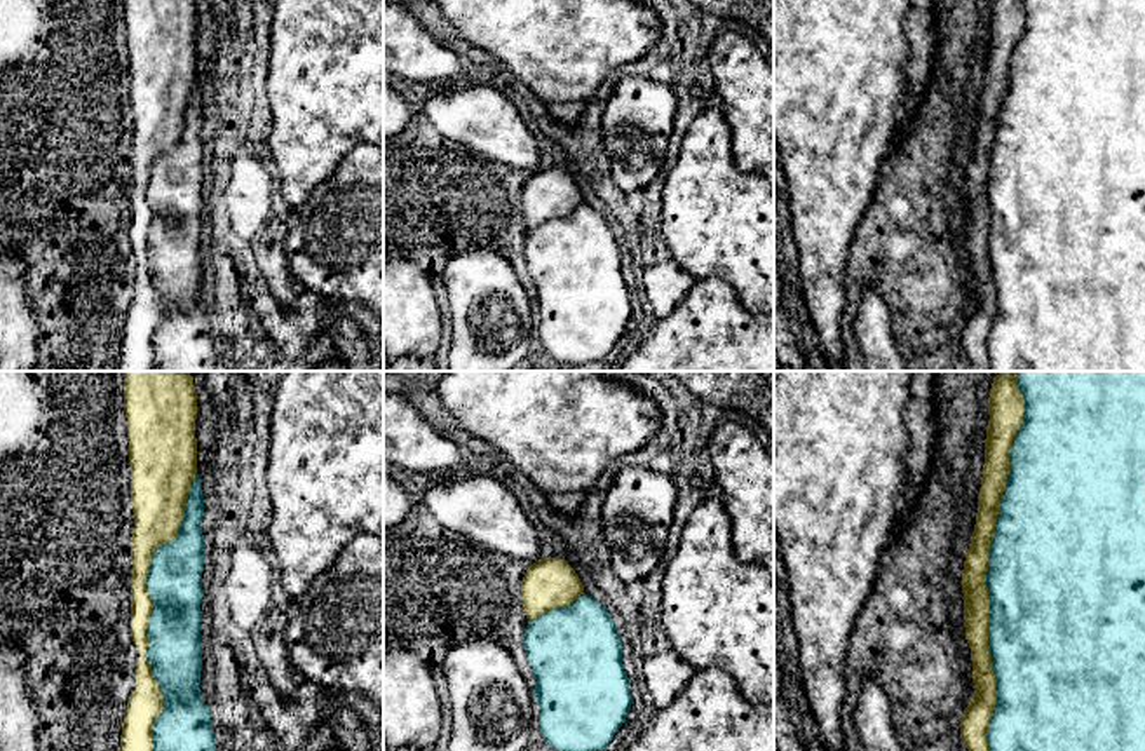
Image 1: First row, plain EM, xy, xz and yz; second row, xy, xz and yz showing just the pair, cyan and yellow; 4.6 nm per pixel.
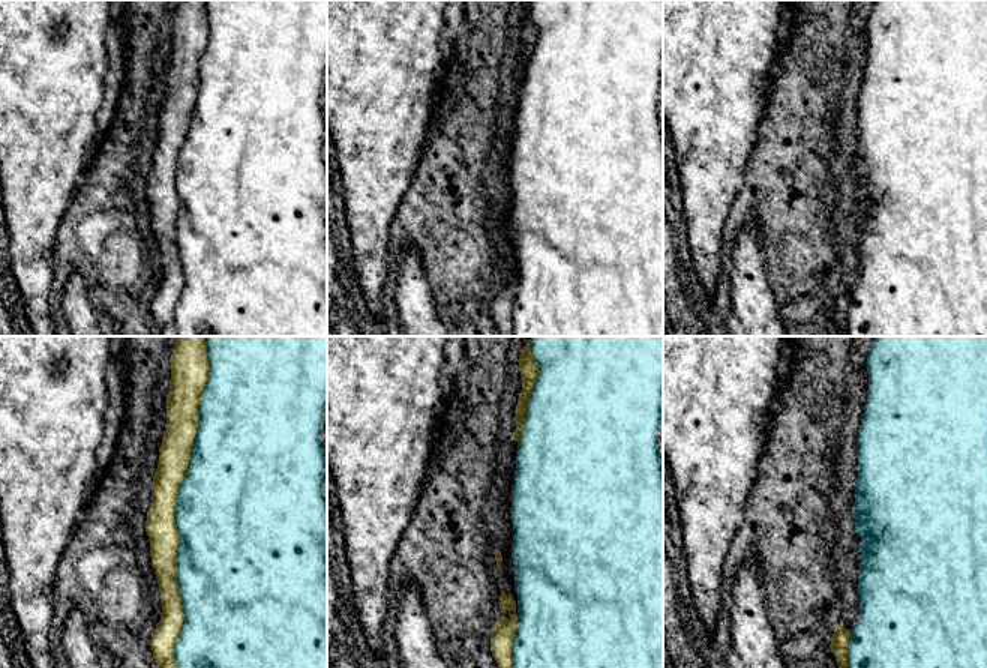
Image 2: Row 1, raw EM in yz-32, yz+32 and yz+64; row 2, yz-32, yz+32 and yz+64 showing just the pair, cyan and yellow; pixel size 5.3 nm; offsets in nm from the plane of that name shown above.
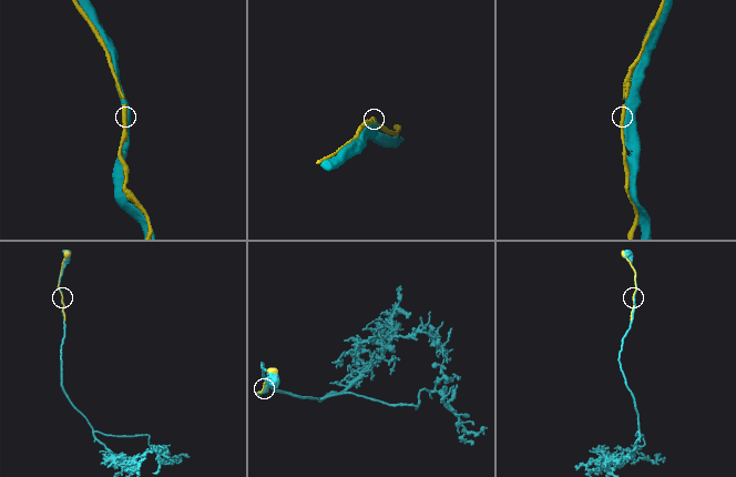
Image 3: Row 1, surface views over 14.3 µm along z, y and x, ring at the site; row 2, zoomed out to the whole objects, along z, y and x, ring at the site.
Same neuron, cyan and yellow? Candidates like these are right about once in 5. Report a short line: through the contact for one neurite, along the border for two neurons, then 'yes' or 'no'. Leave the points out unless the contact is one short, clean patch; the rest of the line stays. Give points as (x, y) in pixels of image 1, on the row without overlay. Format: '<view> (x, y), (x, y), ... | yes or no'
no

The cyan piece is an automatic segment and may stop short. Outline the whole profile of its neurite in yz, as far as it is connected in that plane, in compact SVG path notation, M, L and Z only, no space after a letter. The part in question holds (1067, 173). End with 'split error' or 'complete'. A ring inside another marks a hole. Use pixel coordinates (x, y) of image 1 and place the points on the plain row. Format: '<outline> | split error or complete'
M1021 0L1023 33L1011 56L1007 92L990 153L988 256L997 315L986 342L990 371L1145 371L1145 0Z | complete

